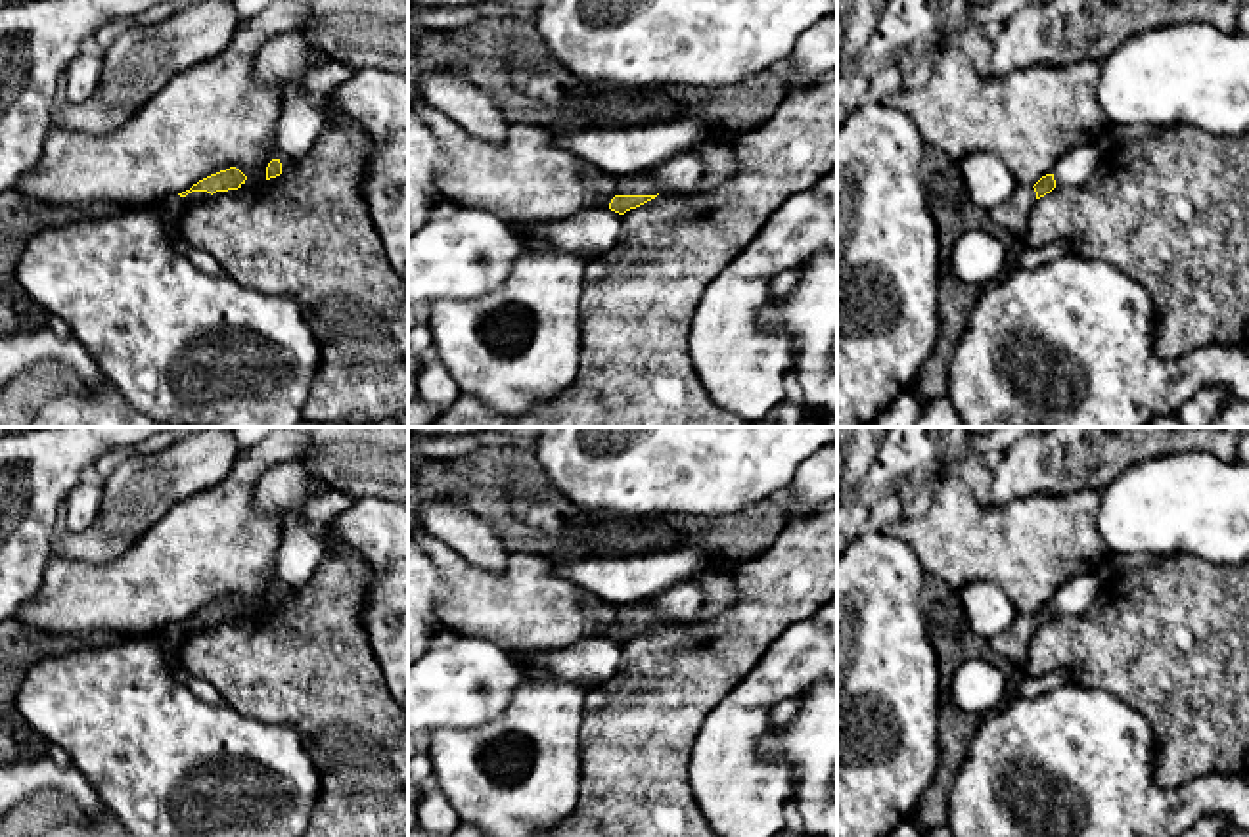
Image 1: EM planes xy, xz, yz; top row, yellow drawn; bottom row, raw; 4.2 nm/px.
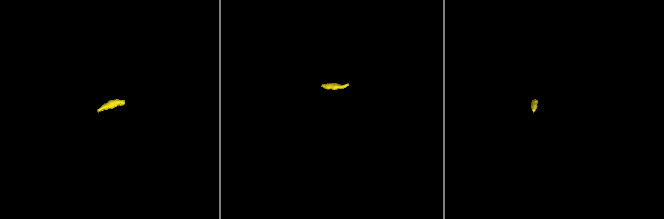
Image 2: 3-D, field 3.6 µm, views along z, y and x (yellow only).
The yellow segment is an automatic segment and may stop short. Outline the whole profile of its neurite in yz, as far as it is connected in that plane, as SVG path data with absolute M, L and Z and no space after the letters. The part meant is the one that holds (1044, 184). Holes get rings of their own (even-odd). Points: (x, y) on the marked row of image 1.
M1054 174L1034 186L1017 186L1008 201L990 211L992 220L1023 239L1033 205L1056 188Z

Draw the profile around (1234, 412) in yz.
M1232 396L1215 416L1211 427L1249 427L1249 400Z

